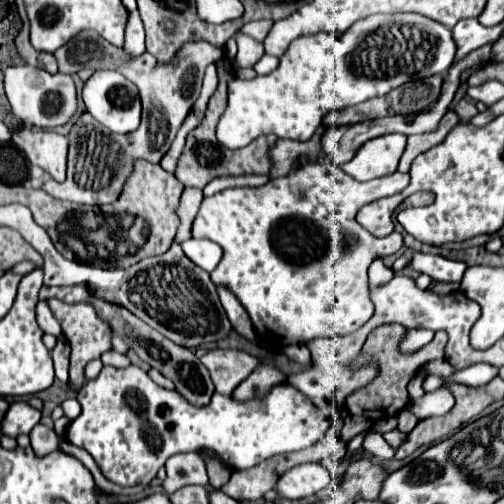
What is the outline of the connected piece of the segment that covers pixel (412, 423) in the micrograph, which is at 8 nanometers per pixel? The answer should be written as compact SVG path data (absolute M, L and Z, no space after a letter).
M400 411L397 415L397 419L398 429L400 429L402 433L410 433L410 431L416 427L416 423L418 423L418 417L412 415L410 411Z

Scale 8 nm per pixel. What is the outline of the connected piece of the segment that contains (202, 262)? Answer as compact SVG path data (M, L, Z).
M190 237L190 239L182 241L180 247L192 263L196 263L198 267L202 267L208 273L212 273L212 269L216 269L216 265L218 265L218 259L222 259L222 247L208 239Z

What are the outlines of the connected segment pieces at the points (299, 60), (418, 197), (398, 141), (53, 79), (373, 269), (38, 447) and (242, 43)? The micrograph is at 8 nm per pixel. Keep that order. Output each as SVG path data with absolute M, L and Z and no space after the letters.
M376 13L356 21L342 35L332 35L332 33L302 35L290 43L286 53L280 57L280 65L270 75L254 77L250 81L234 79L228 85L228 107L216 125L216 137L228 149L240 149L250 141L254 141L256 137L270 133L282 139L306 141L314 135L314 131L322 123L322 117L328 111L342 109L348 105L358 105L366 99L386 95L392 89L414 79L424 79L436 73L442 75L452 65L454 55L456 55L456 43L452 39L450 29L418 13L406 13L400 17L388 17Z
M414 193L414 195L410 195L406 201L402 201L400 203L400 207L394 211L394 217L402 211L402 209L408 209L408 207L422 207L422 205L428 205L428 203L432 203L434 201L434 195L432 193Z
M388 133L360 145L352 161L340 165L344 173L358 181L386 177L398 169L398 161L406 149L406 135Z
M18 65L4 69L4 91L10 101L12 113L28 125L36 125L42 129L52 129L64 125L76 113L76 87L70 75L54 73L50 75L44 69Z
M374 259L374 263L368 269L370 285L380 285L382 281L388 281L392 277L392 271L382 263L382 259Z
M38 423L38 431L30 431L30 441L38 455L46 455L46 453L58 449L58 435L54 433L54 429L50 429L42 423Z
M242 33L236 35L238 41L238 55L236 55L236 63L240 67L252 67L262 55L264 55L264 47L262 43L254 41L252 37L246 37Z

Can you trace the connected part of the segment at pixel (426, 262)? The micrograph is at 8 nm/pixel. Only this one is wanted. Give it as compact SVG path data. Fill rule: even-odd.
M414 253L408 267L418 273L426 273L436 281L444 281L444 283L462 281L462 275L466 271L464 261L454 261L442 255L426 255L426 253Z

